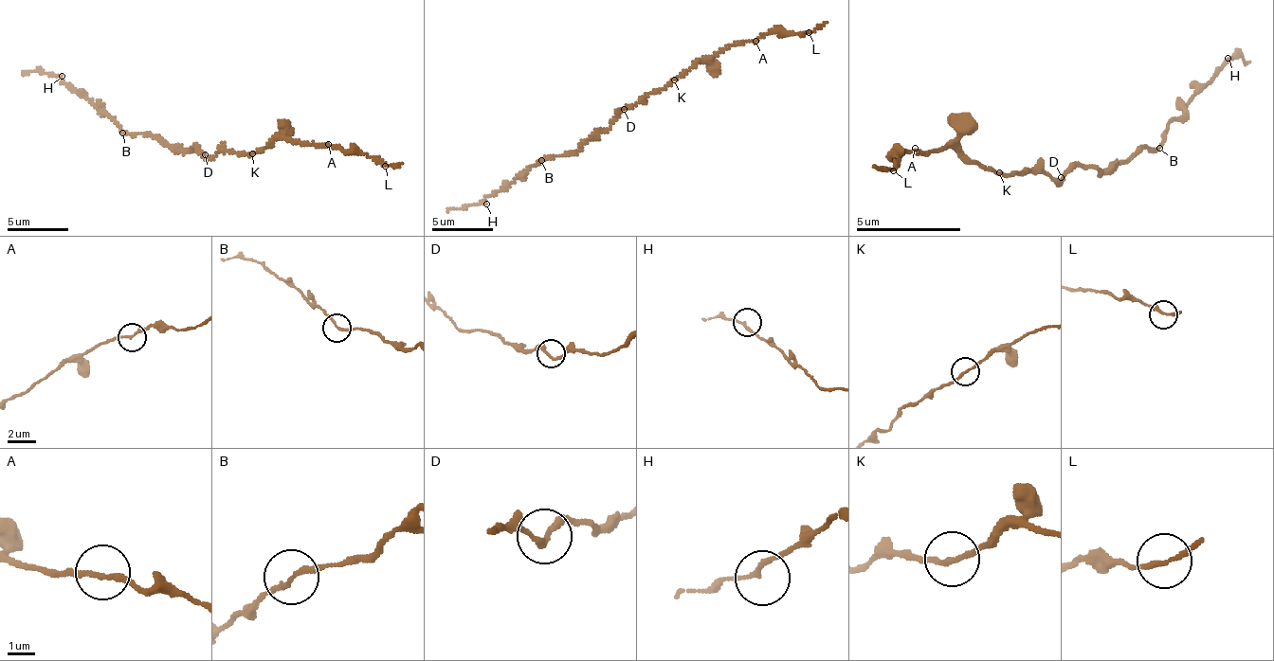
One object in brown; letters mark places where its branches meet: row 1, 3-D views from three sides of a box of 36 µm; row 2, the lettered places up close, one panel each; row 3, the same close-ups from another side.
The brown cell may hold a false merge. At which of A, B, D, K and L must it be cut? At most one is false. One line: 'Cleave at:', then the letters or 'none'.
Cleave at: none

